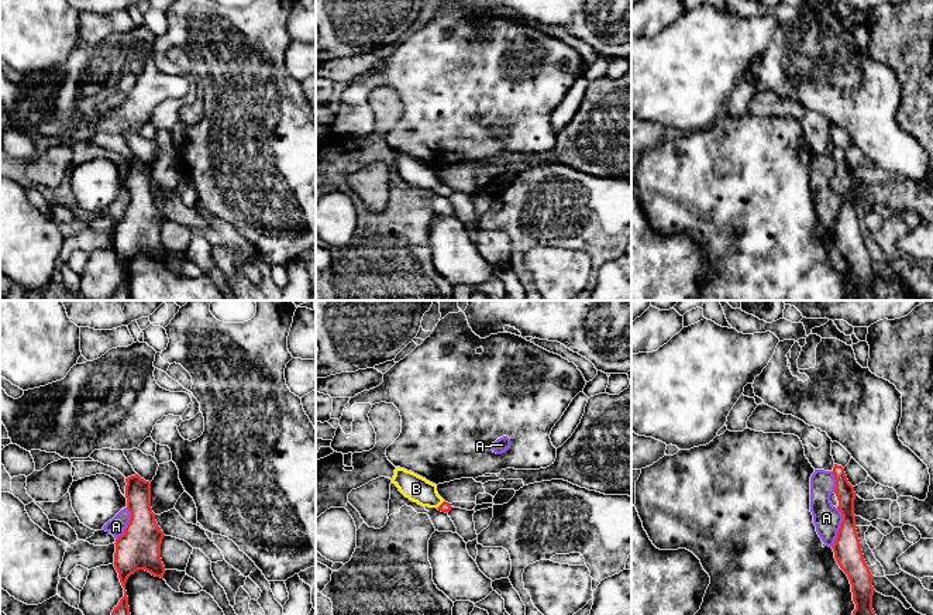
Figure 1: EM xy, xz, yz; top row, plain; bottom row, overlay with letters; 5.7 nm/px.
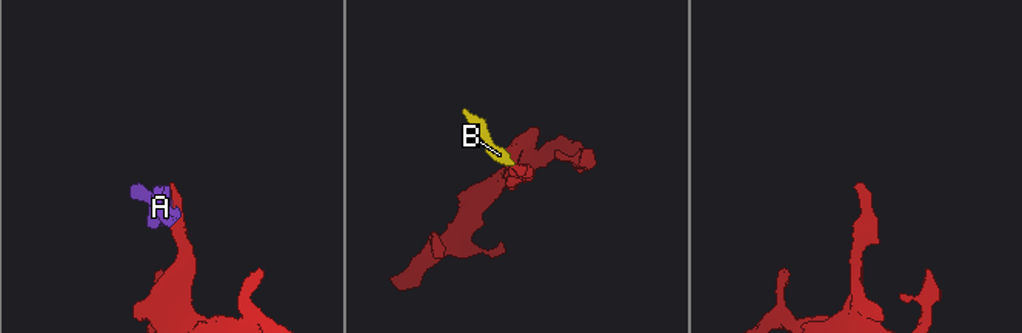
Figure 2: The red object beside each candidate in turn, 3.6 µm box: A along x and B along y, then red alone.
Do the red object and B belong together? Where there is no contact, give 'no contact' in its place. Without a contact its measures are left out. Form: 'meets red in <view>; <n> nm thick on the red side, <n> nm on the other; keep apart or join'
meets red in xz; 60 nm thick on the red side, 150 nm on the other; join

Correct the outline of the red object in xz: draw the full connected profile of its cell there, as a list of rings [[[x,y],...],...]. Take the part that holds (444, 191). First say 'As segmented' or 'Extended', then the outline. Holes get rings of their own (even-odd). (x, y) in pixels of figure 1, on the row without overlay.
Extended. [[[396,151],[392,166],[399,175],[413,186],[421,190],[437,192],[441,196],[450,196],[451,188],[445,186],[437,176],[437,169],[426,162]]]

